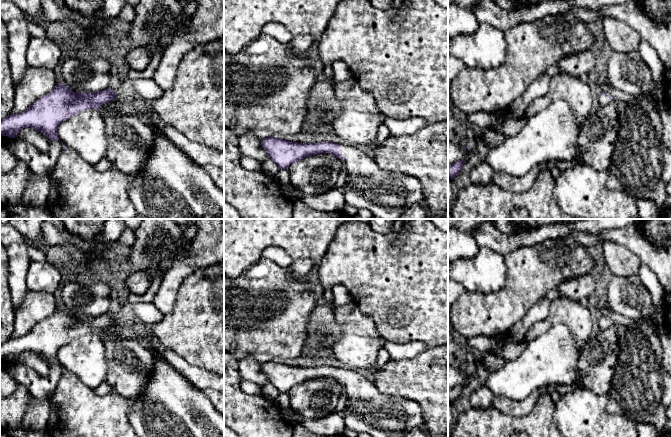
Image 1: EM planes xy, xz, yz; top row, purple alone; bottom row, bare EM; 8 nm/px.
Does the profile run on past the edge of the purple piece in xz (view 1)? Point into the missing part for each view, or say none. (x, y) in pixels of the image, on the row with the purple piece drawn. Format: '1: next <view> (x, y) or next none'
1: next xz (388, 195)

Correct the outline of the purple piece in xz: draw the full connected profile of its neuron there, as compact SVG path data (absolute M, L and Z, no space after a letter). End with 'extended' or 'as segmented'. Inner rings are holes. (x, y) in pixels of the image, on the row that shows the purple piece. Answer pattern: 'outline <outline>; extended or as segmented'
outline M274 136L264 137L261 145L280 169L322 153L341 159L345 163L345 204L359 211L369 210L378 219L398 219L413 204L424 201L422 185L416 178L381 169L367 149L329 142L290 142Z; extended

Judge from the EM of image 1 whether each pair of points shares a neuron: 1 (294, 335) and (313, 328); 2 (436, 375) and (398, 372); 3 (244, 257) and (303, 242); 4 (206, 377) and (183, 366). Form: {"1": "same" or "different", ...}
{"1": "different", "2": "same", "3": "same", "4": "same"}

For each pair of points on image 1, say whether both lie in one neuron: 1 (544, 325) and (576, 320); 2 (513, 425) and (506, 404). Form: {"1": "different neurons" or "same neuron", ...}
{"1": "same neuron", "2": "different neurons"}

